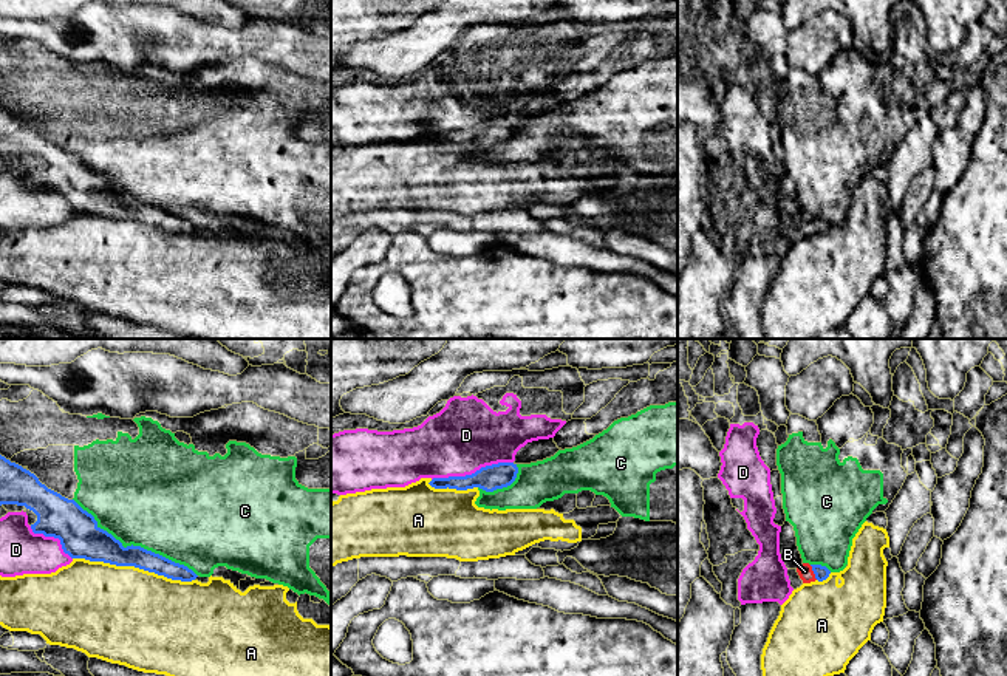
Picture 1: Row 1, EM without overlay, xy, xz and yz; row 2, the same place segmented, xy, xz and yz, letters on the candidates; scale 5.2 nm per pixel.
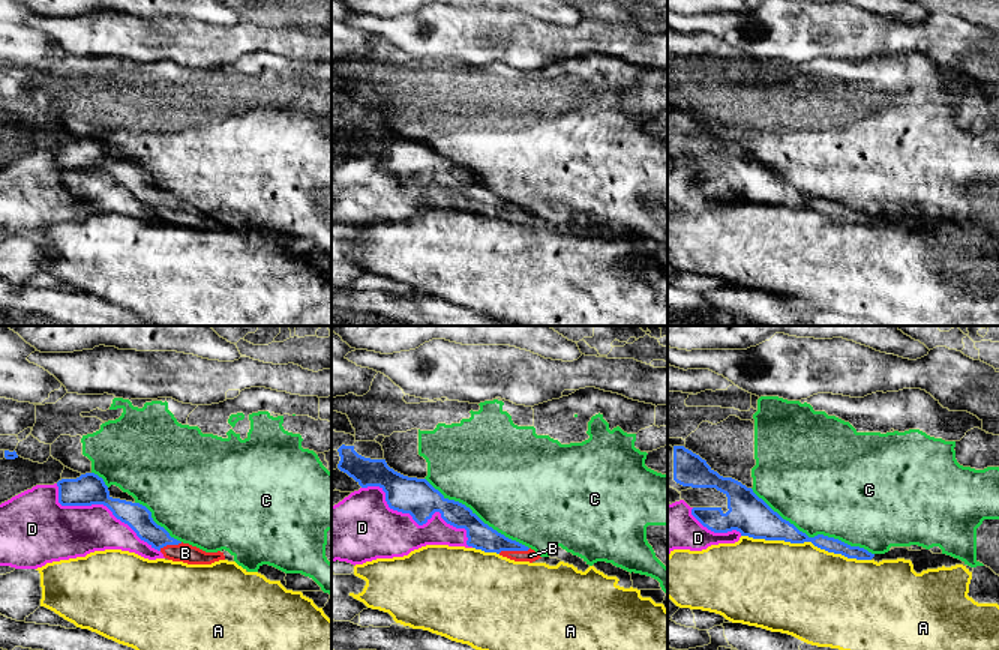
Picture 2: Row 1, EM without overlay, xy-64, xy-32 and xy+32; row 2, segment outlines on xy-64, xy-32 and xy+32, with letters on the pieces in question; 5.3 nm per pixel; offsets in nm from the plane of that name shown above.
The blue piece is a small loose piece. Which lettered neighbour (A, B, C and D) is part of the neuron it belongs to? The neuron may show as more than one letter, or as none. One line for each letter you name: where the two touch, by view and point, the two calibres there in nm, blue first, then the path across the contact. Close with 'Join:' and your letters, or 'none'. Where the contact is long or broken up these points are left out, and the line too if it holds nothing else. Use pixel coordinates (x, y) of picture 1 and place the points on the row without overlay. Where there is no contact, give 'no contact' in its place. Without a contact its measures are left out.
B: contact yz (814, 226); calibres 80 and 80 nm; way yz (822, 226), (814, 226), (805, 225)
Join: B

